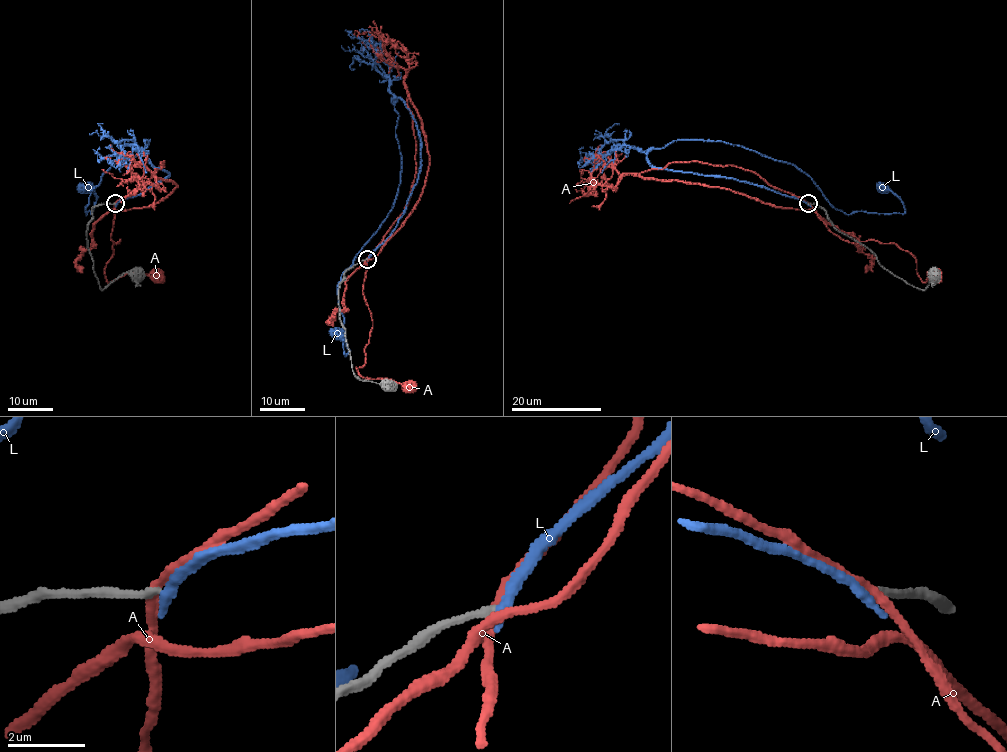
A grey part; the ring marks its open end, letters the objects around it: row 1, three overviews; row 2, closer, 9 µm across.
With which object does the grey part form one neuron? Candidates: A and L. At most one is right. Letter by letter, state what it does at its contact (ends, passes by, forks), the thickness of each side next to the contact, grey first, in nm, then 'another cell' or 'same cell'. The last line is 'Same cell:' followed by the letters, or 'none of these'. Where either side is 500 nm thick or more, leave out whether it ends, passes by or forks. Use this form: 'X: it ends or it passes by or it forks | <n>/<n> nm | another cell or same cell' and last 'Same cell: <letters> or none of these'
A: it passes by | 200/240 nm | another cell
L: it ends | 180/320 nm | another cell
Same cell: none of these

